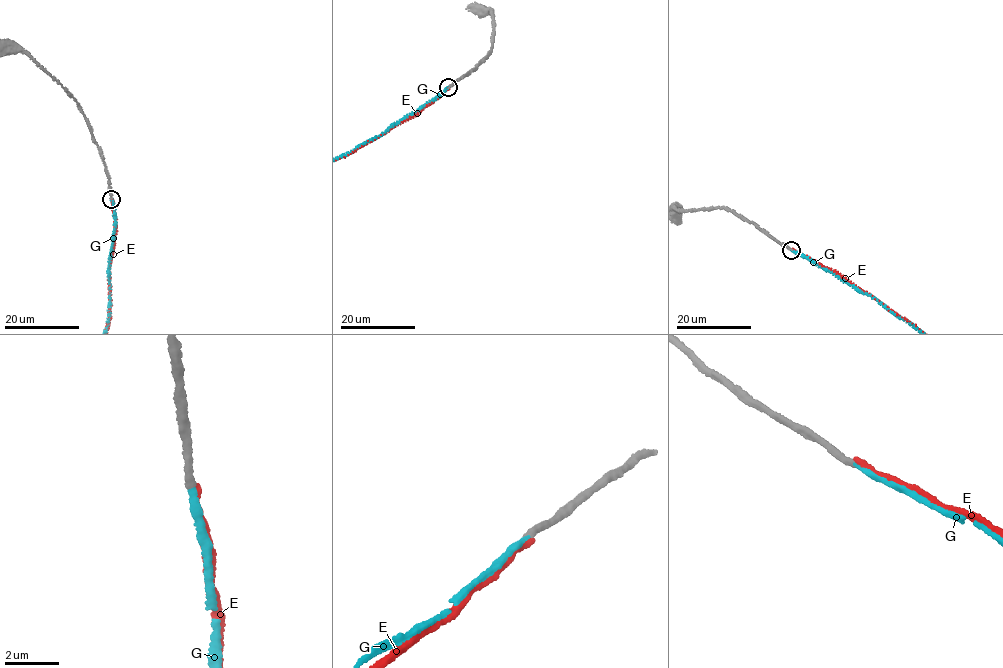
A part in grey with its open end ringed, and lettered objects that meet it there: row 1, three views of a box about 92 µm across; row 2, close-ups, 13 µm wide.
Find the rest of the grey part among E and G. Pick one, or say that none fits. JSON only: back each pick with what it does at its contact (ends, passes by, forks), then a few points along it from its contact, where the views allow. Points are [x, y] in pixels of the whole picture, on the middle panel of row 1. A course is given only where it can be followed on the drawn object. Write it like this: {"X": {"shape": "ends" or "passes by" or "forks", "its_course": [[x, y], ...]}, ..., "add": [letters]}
{"G": {"shape": "ends"}, "add": ["G"]}

